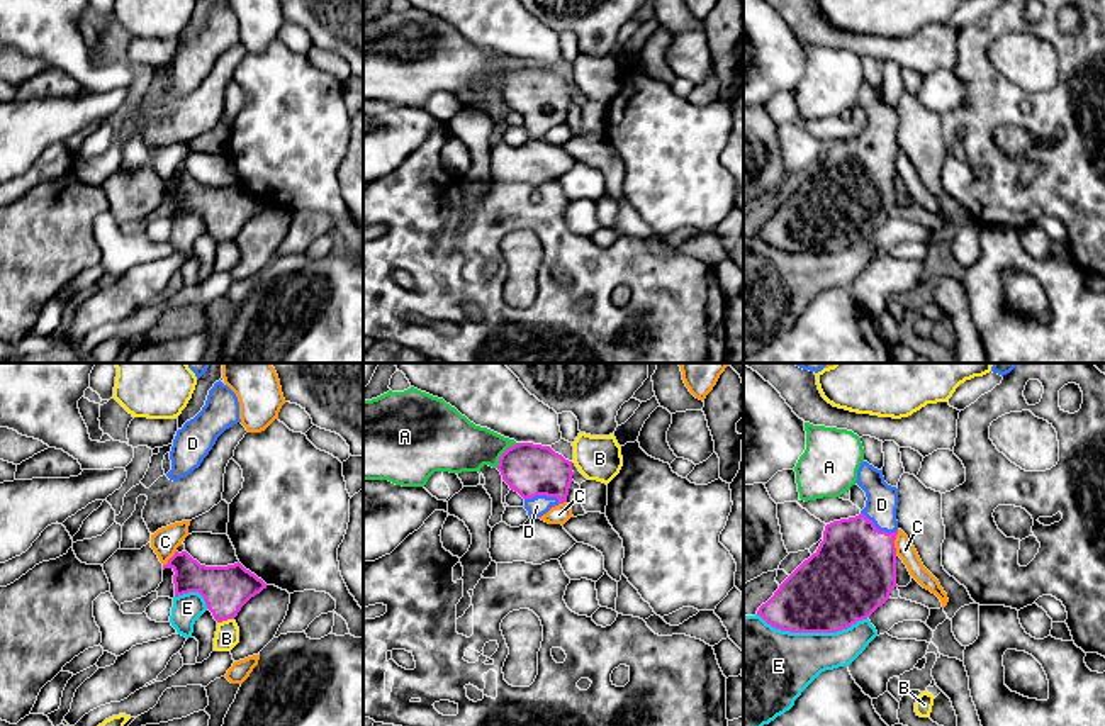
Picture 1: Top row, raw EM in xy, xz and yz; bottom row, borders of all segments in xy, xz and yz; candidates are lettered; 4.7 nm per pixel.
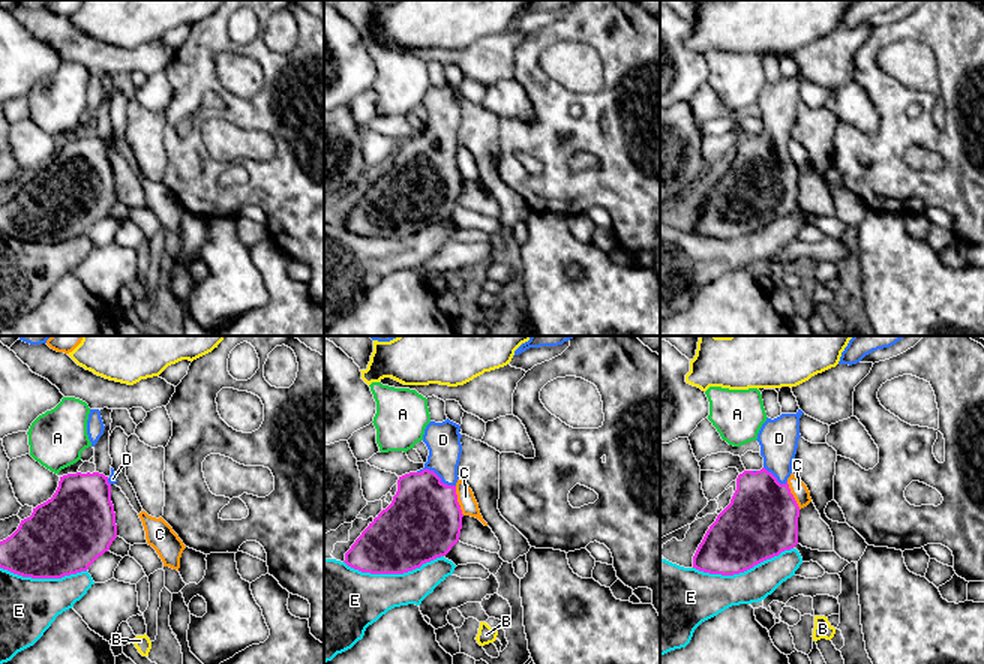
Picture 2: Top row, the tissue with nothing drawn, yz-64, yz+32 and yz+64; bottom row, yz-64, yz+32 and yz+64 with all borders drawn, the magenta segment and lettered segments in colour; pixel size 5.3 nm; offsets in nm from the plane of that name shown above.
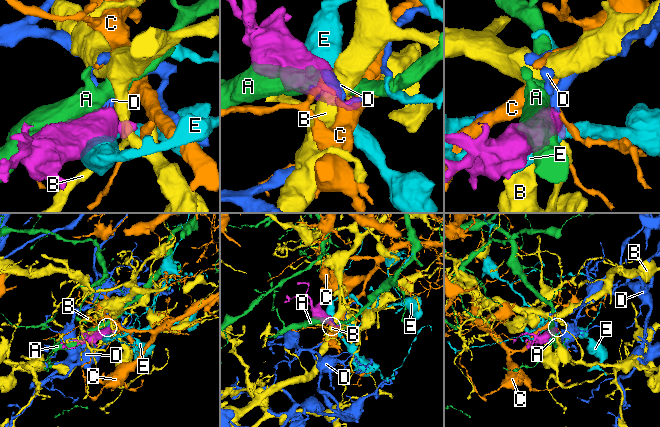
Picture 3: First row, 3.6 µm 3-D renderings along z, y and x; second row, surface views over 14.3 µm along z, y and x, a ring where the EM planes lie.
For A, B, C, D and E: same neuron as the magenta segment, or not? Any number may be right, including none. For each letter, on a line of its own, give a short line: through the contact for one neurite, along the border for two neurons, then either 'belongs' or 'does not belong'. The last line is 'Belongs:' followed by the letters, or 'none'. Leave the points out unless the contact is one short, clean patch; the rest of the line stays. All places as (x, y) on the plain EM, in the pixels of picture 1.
A: does not belong
B: does not belong
C: line yz (898, 151), (895, 173); does not belong
D: line yz (852, 192), (878, 150), (881, 124); belongs
E: does not belong
Belongs: D

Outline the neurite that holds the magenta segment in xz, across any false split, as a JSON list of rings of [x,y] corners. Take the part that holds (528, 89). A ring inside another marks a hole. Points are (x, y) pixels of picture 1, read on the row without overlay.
[[[518,63],[508,68],[497,90],[511,110],[524,119],[530,139],[538,139],[552,127],[567,122],[572,81],[550,66]]]

